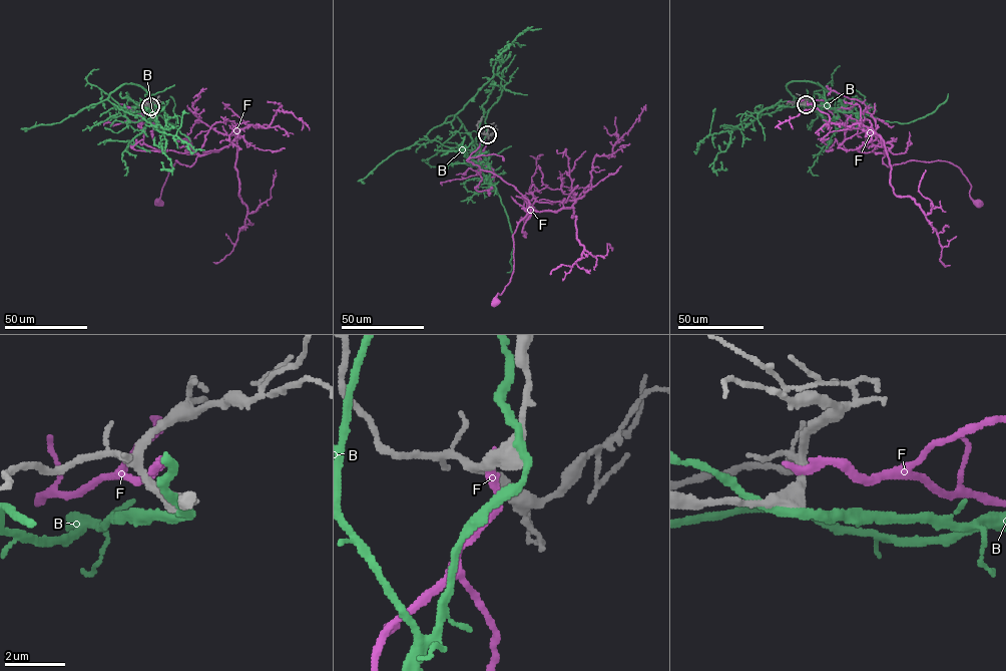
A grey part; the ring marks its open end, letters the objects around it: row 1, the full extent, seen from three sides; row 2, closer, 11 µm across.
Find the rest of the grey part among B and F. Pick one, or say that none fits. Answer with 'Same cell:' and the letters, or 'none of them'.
Same cell: none of them

